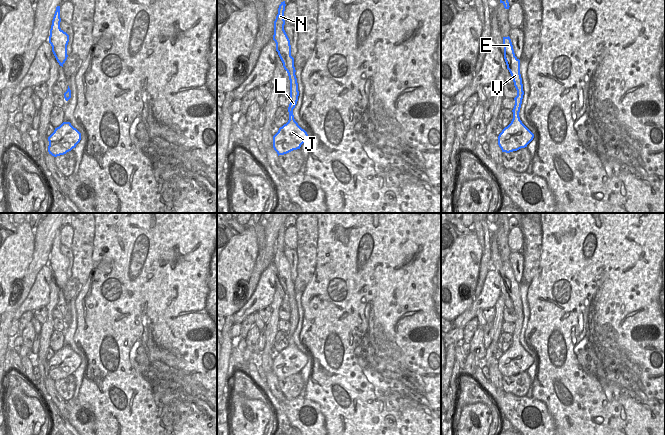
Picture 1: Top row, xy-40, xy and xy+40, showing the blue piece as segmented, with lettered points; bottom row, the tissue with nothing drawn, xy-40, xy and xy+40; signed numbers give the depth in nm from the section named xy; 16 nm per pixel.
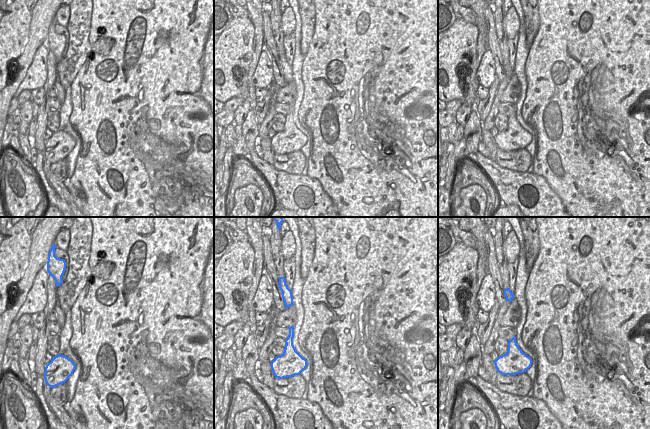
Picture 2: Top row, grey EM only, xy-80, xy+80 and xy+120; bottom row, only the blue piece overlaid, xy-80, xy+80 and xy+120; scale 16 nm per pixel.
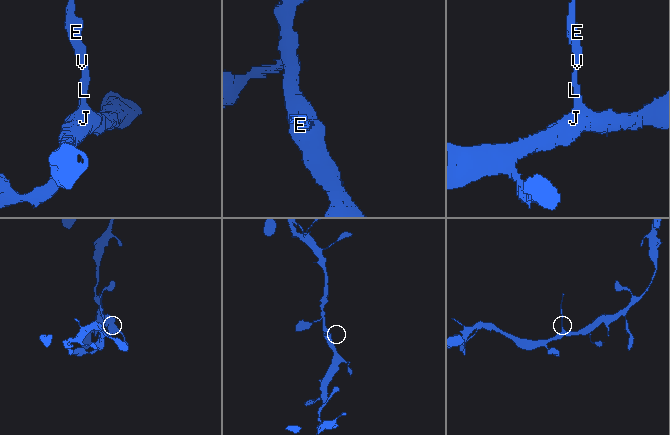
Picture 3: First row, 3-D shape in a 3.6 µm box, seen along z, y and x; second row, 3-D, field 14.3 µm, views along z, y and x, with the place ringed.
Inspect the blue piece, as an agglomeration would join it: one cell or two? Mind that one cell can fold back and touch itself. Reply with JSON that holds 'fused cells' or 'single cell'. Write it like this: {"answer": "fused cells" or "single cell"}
{"answer": "fused cells"}

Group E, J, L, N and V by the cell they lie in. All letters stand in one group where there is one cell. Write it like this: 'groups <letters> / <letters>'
groups E L N V / J

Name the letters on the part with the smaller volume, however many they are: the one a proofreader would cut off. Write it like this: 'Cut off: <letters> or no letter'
Cut off: E, L, N, V

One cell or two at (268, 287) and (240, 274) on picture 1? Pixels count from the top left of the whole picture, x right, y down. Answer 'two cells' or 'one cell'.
two cells

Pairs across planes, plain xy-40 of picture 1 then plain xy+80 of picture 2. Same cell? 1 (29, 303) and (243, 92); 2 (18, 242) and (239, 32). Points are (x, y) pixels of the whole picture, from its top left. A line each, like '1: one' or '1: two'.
1: two
2: one

